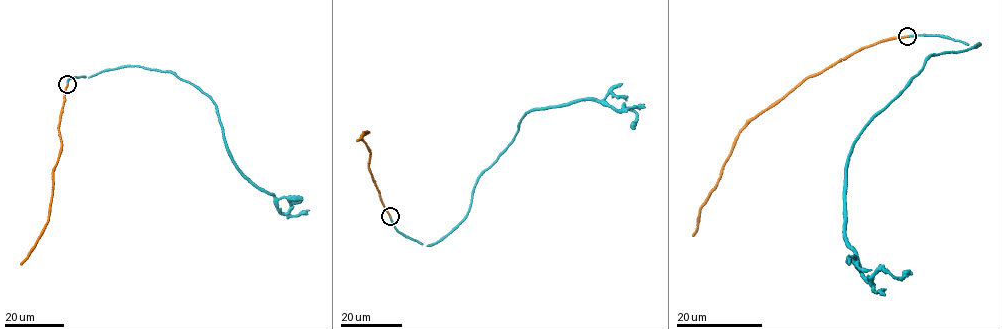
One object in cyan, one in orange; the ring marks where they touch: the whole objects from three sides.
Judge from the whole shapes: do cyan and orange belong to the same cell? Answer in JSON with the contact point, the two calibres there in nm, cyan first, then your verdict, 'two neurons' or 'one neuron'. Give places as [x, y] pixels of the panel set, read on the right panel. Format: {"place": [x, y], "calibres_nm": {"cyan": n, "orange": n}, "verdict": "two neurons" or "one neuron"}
{"place": [907, 36], "calibres_nm": {"cyan": 200, "orange": 200}, "verdict": "one neuron"}

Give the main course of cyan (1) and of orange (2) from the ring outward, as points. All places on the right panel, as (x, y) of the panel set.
1: (907, 36), (980, 45), (927, 56), (849, 157), (844, 231), (859, 272), (872, 285), (880, 270), (910, 272)
2: (907, 36), (862, 48), (806, 78), (747, 123), (702, 207), (693, 236)

